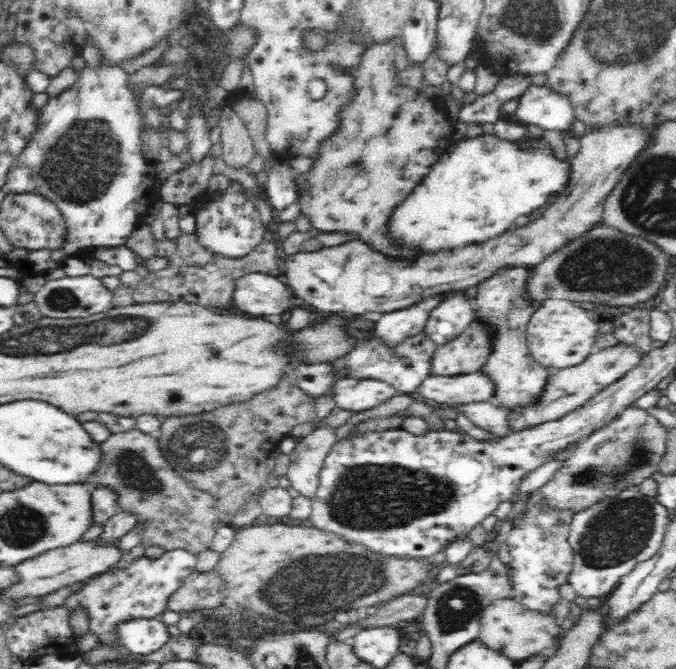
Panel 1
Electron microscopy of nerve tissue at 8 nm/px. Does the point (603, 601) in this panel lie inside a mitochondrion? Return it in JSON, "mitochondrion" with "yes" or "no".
{"mitochondrion":"no"}

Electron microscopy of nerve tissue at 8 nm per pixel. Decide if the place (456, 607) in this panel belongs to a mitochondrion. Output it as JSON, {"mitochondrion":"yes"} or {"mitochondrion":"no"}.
{"mitochondrion":"yes"}

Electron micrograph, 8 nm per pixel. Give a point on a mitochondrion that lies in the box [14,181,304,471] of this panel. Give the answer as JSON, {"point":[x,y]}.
{"point":[59,299]}

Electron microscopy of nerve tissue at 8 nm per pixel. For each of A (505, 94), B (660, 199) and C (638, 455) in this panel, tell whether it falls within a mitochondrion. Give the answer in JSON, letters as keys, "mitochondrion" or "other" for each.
{"A":"other","B":"mitochondrion","C":"mitochondrion"}

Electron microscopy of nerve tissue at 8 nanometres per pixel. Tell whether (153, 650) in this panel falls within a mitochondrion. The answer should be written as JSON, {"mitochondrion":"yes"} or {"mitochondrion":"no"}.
{"mitochondrion":"no"}

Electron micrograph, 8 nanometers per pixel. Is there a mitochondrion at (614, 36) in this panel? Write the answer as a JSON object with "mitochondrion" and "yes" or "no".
{"mitochondrion":"yes"}

